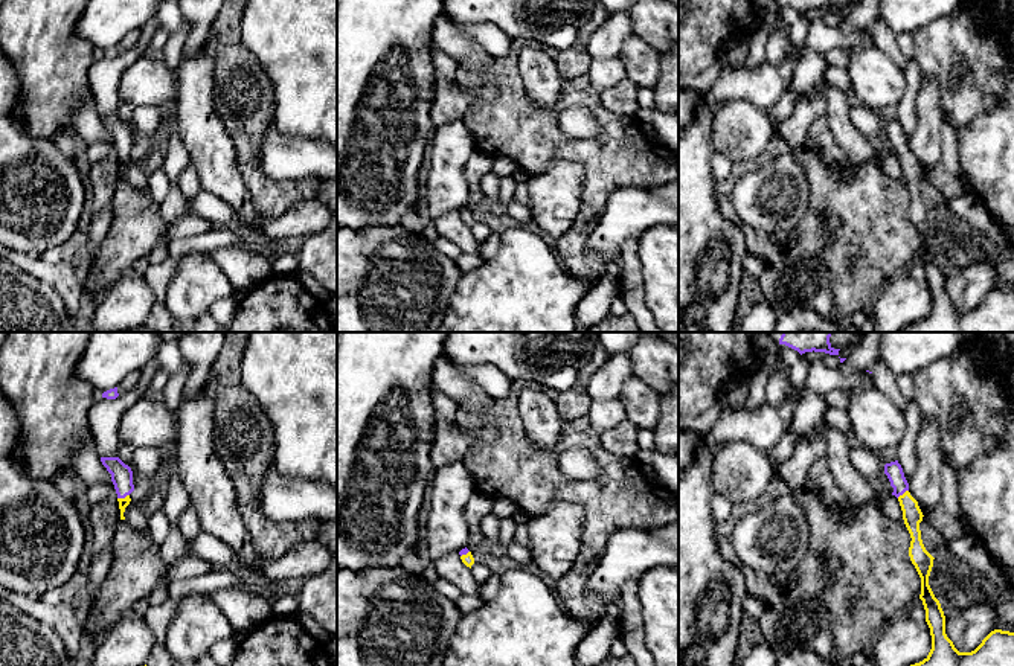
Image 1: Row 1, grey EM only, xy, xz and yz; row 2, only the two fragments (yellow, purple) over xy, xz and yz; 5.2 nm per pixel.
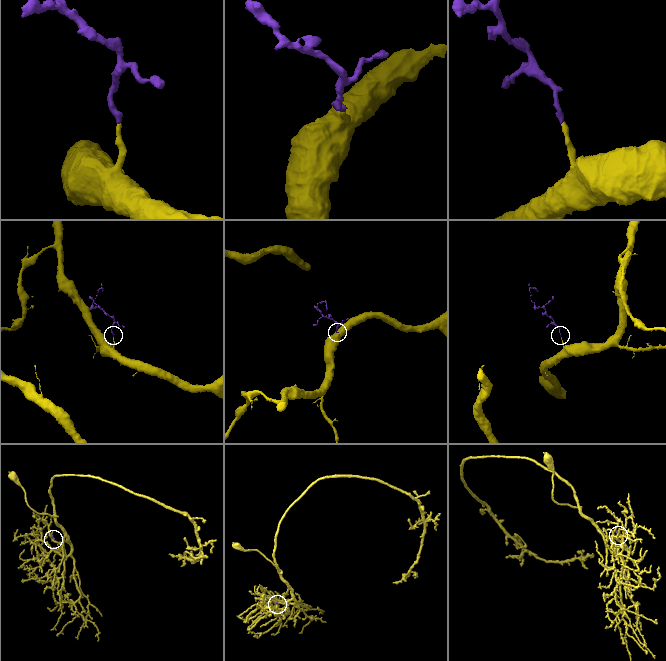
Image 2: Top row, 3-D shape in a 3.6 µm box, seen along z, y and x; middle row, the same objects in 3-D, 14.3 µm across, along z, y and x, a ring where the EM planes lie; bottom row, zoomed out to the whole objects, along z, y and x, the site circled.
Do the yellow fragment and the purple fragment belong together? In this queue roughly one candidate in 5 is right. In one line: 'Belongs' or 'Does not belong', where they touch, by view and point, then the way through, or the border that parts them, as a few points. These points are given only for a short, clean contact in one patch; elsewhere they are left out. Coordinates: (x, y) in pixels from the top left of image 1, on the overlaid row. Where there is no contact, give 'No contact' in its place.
Belongs. Touches yellow at xy (122, 499). Path across: xy (122, 502), (122, 499), (121, 474)

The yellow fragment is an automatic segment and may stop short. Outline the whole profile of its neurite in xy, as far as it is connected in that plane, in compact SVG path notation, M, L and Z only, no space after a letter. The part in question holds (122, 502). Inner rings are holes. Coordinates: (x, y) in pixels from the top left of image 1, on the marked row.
M101 457L101 462L111 474L120 509L120 520L125 520L124 512L131 501L130 494L134 491L133 471L119 457Z

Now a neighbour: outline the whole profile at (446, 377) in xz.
M445 355L435 361L432 383L453 402L471 411L476 419L482 419L494 404L494 398L465 378Z

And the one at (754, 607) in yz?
M747 594L743 600L743 611L744 614L753 617L753 619L759 619L765 610L765 604L762 600L759 600L758 597Z

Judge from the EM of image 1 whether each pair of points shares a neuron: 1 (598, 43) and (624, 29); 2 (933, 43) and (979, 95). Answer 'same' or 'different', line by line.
1: same
2: same

